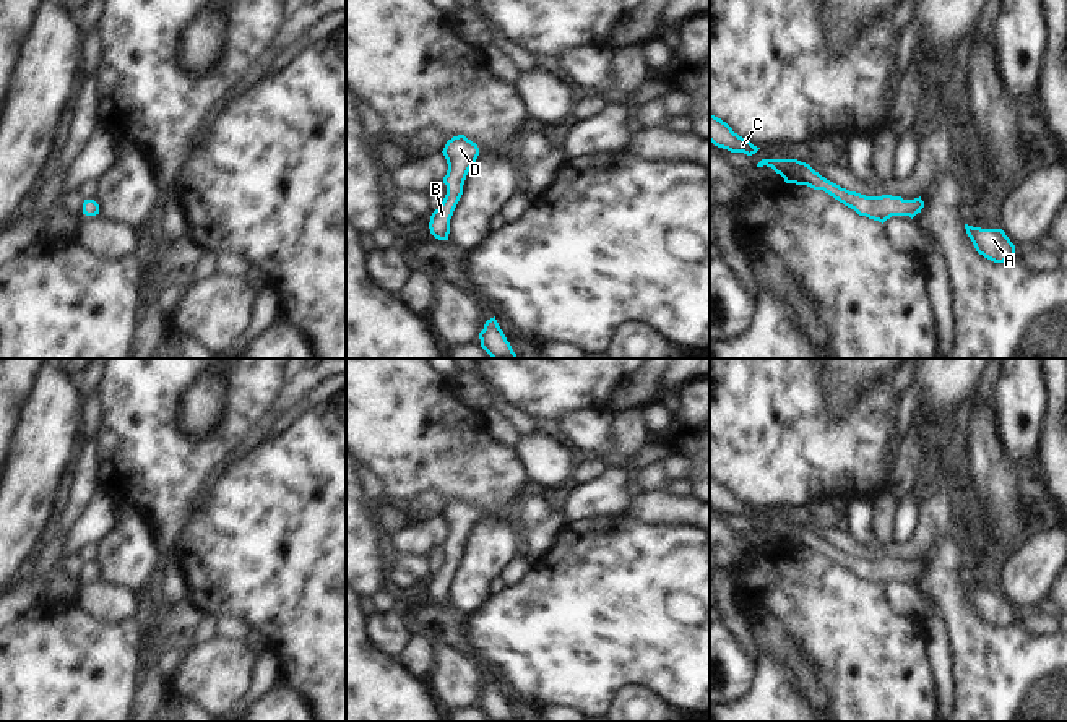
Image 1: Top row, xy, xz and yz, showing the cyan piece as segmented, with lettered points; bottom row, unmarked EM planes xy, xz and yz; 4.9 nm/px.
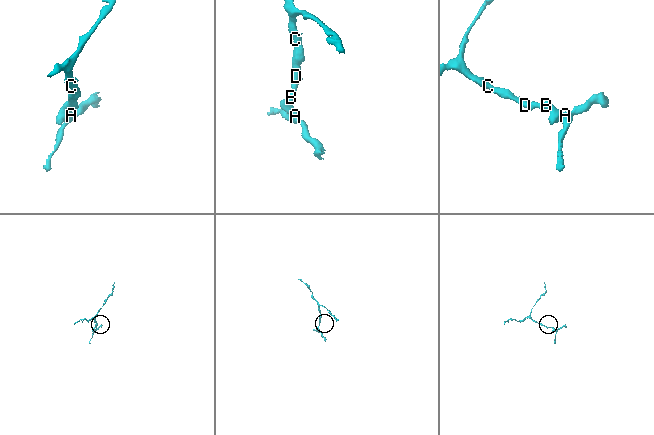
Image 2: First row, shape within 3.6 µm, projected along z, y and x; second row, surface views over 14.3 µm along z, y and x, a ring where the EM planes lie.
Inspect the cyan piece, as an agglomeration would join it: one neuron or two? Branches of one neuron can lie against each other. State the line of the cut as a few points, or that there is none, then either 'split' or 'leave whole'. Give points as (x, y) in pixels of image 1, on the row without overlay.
no cut; leave whole

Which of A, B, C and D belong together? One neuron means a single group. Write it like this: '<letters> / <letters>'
A B C D

